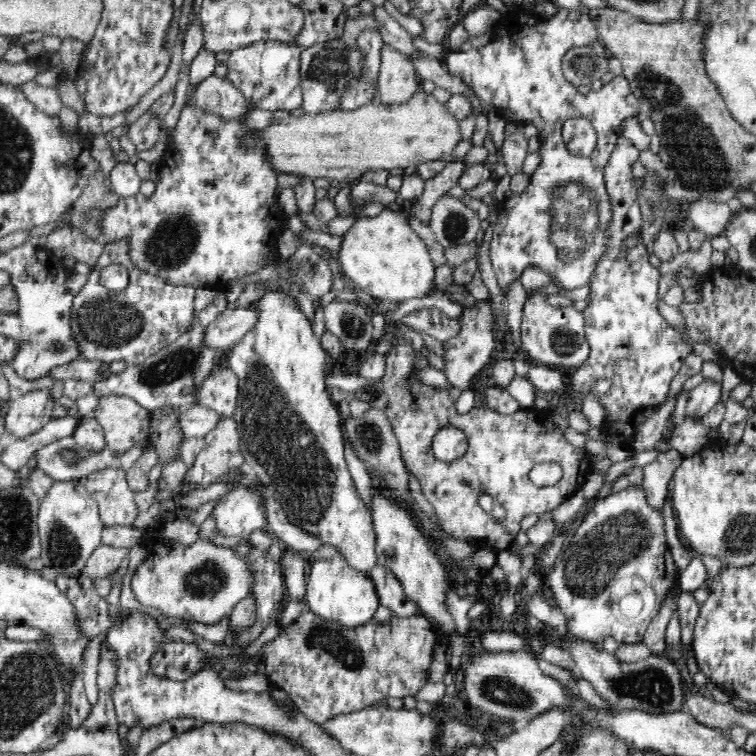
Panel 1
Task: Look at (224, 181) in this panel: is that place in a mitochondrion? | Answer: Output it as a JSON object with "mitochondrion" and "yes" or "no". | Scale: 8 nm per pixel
{"mitochondrion":"no"}

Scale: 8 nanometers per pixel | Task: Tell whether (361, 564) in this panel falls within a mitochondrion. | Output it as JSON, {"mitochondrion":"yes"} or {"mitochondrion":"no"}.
{"mitochondrion":"no"}

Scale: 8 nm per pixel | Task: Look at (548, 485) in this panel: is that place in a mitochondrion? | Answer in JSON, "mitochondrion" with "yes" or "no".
{"mitochondrion":"no"}

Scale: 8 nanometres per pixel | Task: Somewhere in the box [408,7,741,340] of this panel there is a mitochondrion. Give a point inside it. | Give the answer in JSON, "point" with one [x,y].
{"point":[699,164]}

